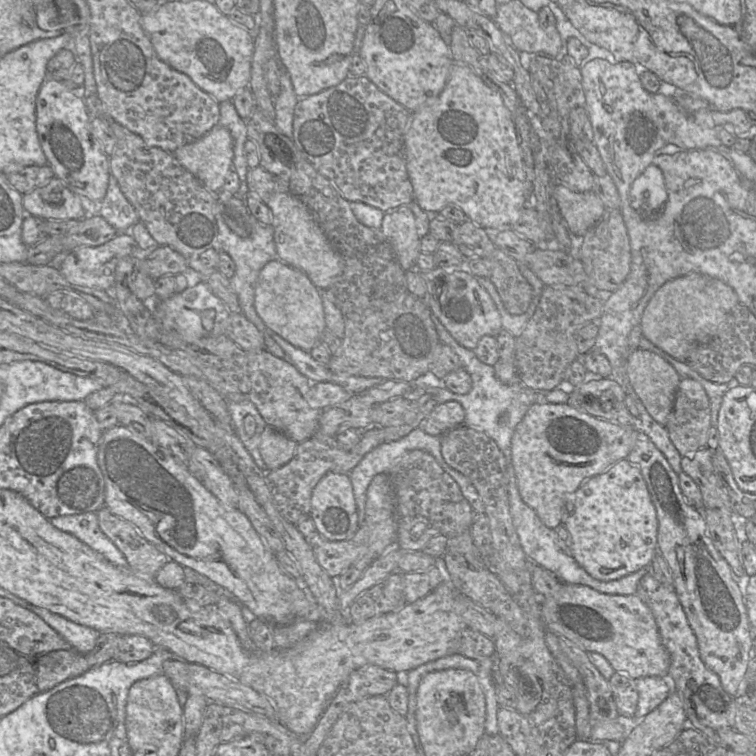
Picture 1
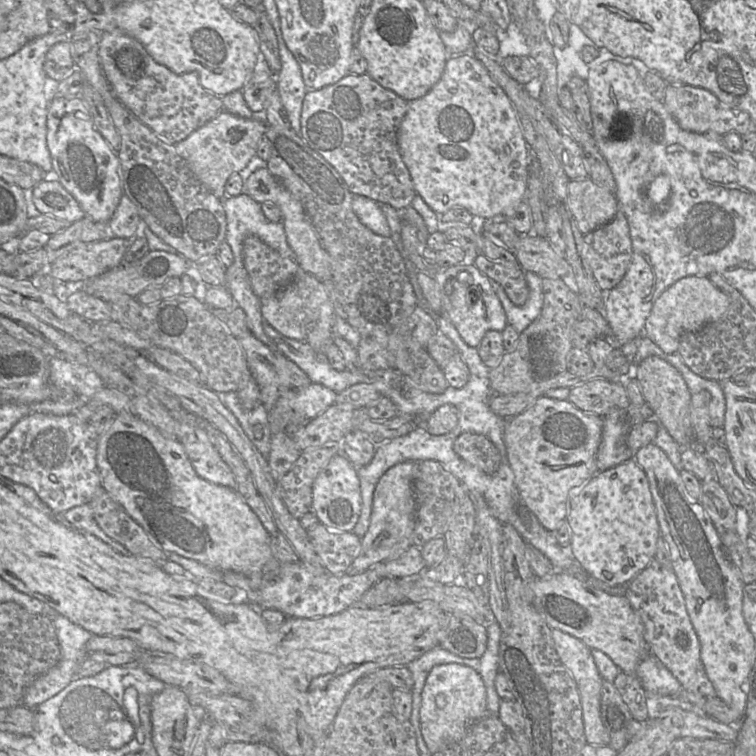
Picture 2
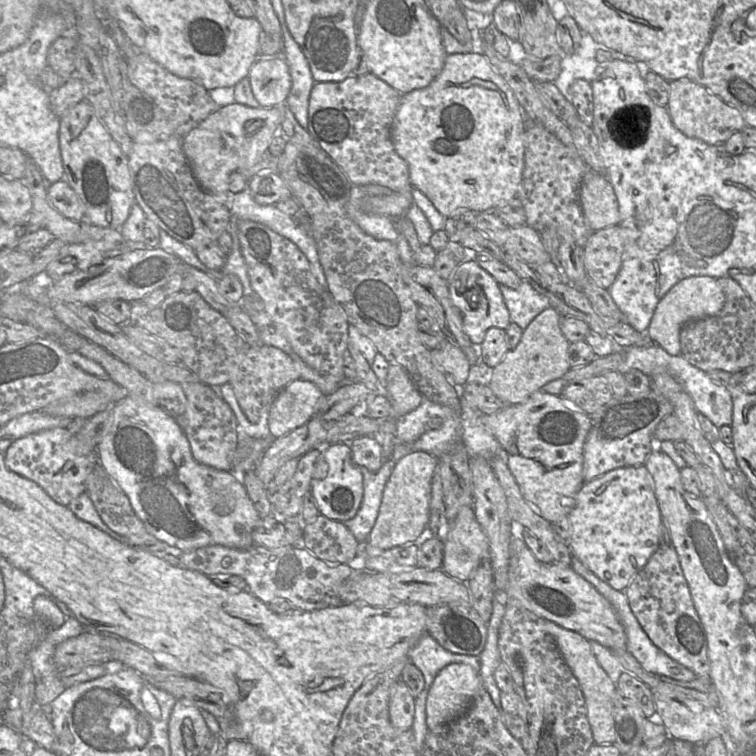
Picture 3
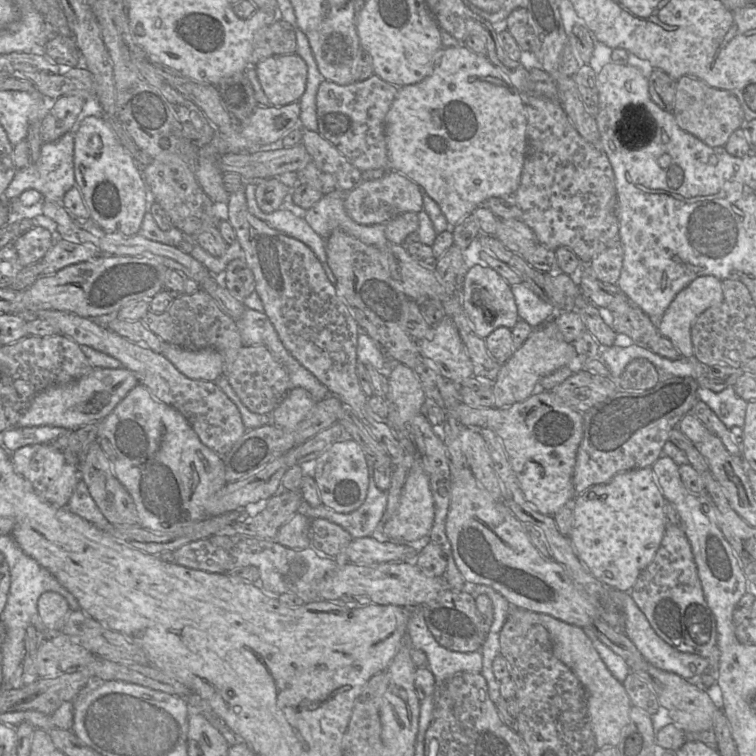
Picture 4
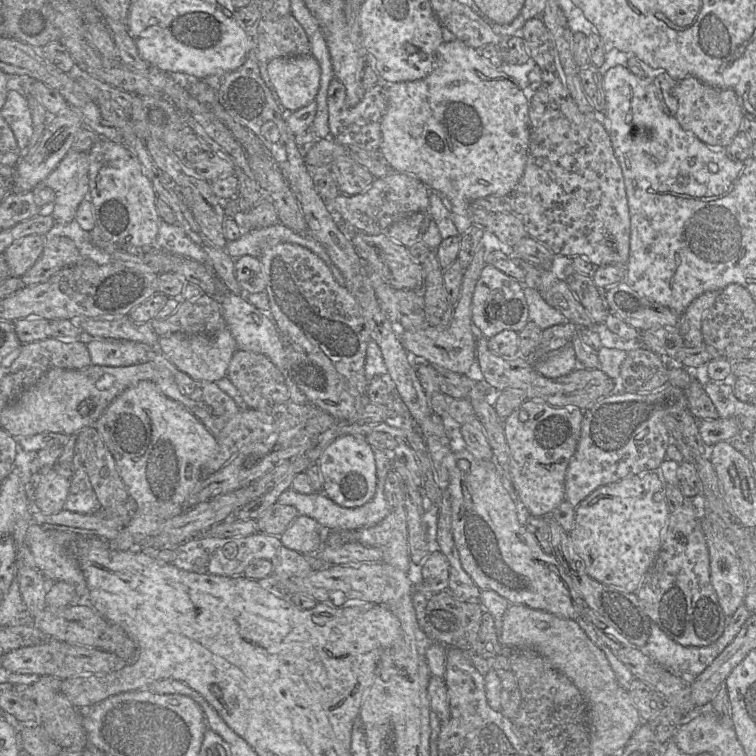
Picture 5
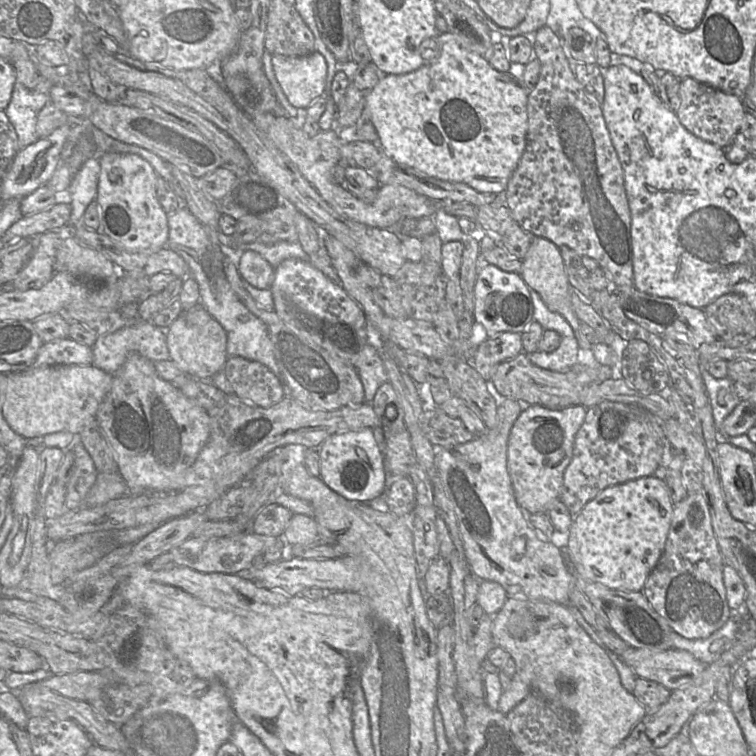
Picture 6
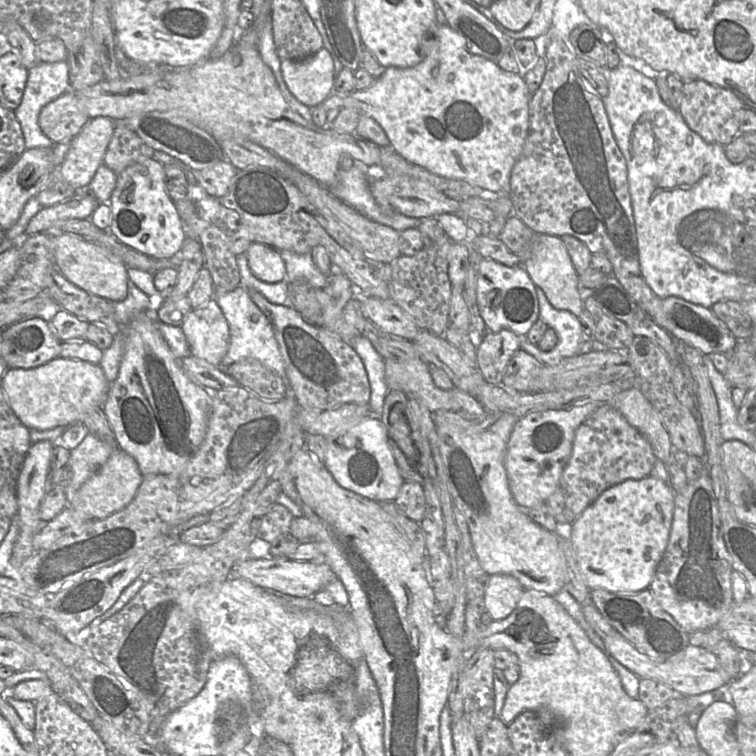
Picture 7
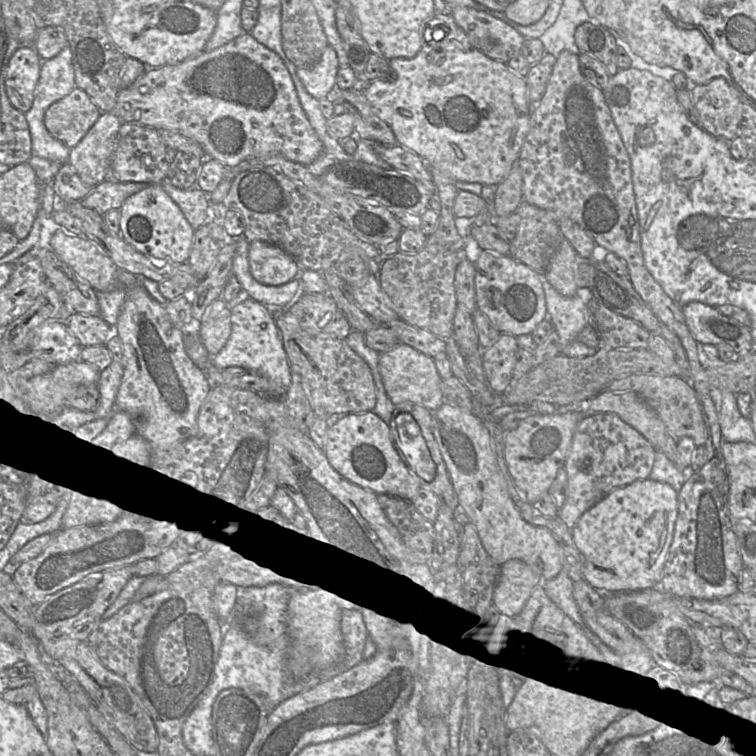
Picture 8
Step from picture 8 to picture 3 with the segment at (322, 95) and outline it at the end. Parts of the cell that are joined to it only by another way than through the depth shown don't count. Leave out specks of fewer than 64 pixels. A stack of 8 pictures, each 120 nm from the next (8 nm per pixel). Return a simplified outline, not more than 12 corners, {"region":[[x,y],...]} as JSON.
{"region":[[283,57],[258,59],[247,76],[259,108],[286,103]]}

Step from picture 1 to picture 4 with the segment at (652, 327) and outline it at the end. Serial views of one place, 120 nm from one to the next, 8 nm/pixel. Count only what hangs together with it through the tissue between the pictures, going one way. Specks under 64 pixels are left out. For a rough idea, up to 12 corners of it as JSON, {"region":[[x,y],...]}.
{"region":[[714,276],[673,299],[658,332],[682,357],[693,355],[691,326],[723,300]]}

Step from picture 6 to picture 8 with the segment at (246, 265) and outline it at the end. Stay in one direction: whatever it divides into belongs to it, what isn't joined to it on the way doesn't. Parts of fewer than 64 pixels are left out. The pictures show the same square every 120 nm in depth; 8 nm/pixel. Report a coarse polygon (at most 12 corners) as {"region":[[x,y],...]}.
{"region":[[264,241],[249,247],[252,276],[266,285],[295,279],[299,262]]}

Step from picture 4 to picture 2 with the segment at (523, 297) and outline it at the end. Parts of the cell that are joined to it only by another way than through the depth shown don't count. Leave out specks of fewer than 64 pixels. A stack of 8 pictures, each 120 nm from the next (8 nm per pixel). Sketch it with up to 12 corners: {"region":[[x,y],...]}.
{"region":[[524,271],[529,296],[513,304],[503,287],[490,284],[519,334],[539,317],[543,306],[542,278]]}

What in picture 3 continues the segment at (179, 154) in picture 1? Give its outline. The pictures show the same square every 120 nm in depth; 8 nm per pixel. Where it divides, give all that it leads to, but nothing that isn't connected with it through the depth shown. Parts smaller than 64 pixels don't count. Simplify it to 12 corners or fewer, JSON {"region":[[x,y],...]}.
{"region":[[218,107],[183,137],[200,186],[228,207],[230,174],[252,167],[282,107]]}

